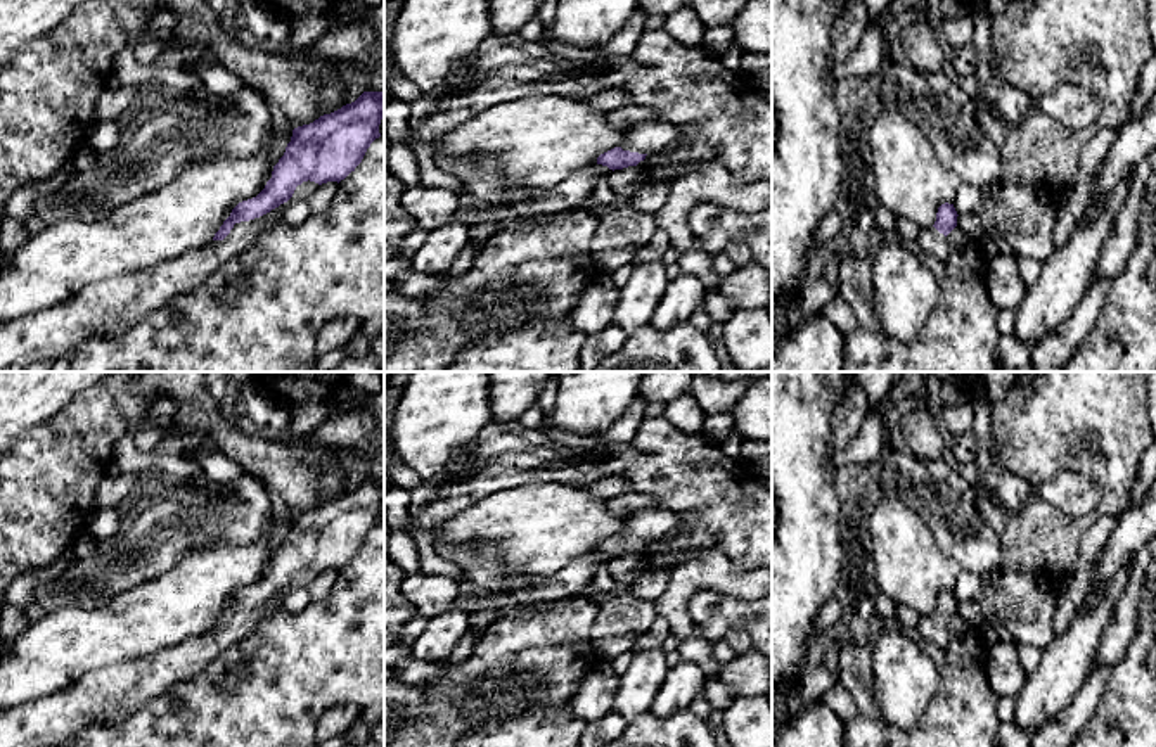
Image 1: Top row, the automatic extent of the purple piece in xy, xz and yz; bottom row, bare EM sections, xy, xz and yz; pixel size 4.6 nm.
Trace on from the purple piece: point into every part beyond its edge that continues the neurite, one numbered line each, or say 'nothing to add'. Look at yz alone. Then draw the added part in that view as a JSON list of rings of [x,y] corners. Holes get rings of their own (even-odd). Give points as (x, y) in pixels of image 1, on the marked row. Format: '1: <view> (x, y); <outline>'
1: yz (931, 241); [[[933,225],[919,230],[917,242],[921,244],[921,247],[926,252],[934,256],[941,263],[947,261],[948,252],[950,252],[948,244],[947,244],[947,237],[943,233],[940,233]]]

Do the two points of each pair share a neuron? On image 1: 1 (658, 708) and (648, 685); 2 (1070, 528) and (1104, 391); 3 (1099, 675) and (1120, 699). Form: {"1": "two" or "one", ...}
{"1": "two", "2": "one", "3": "two"}

